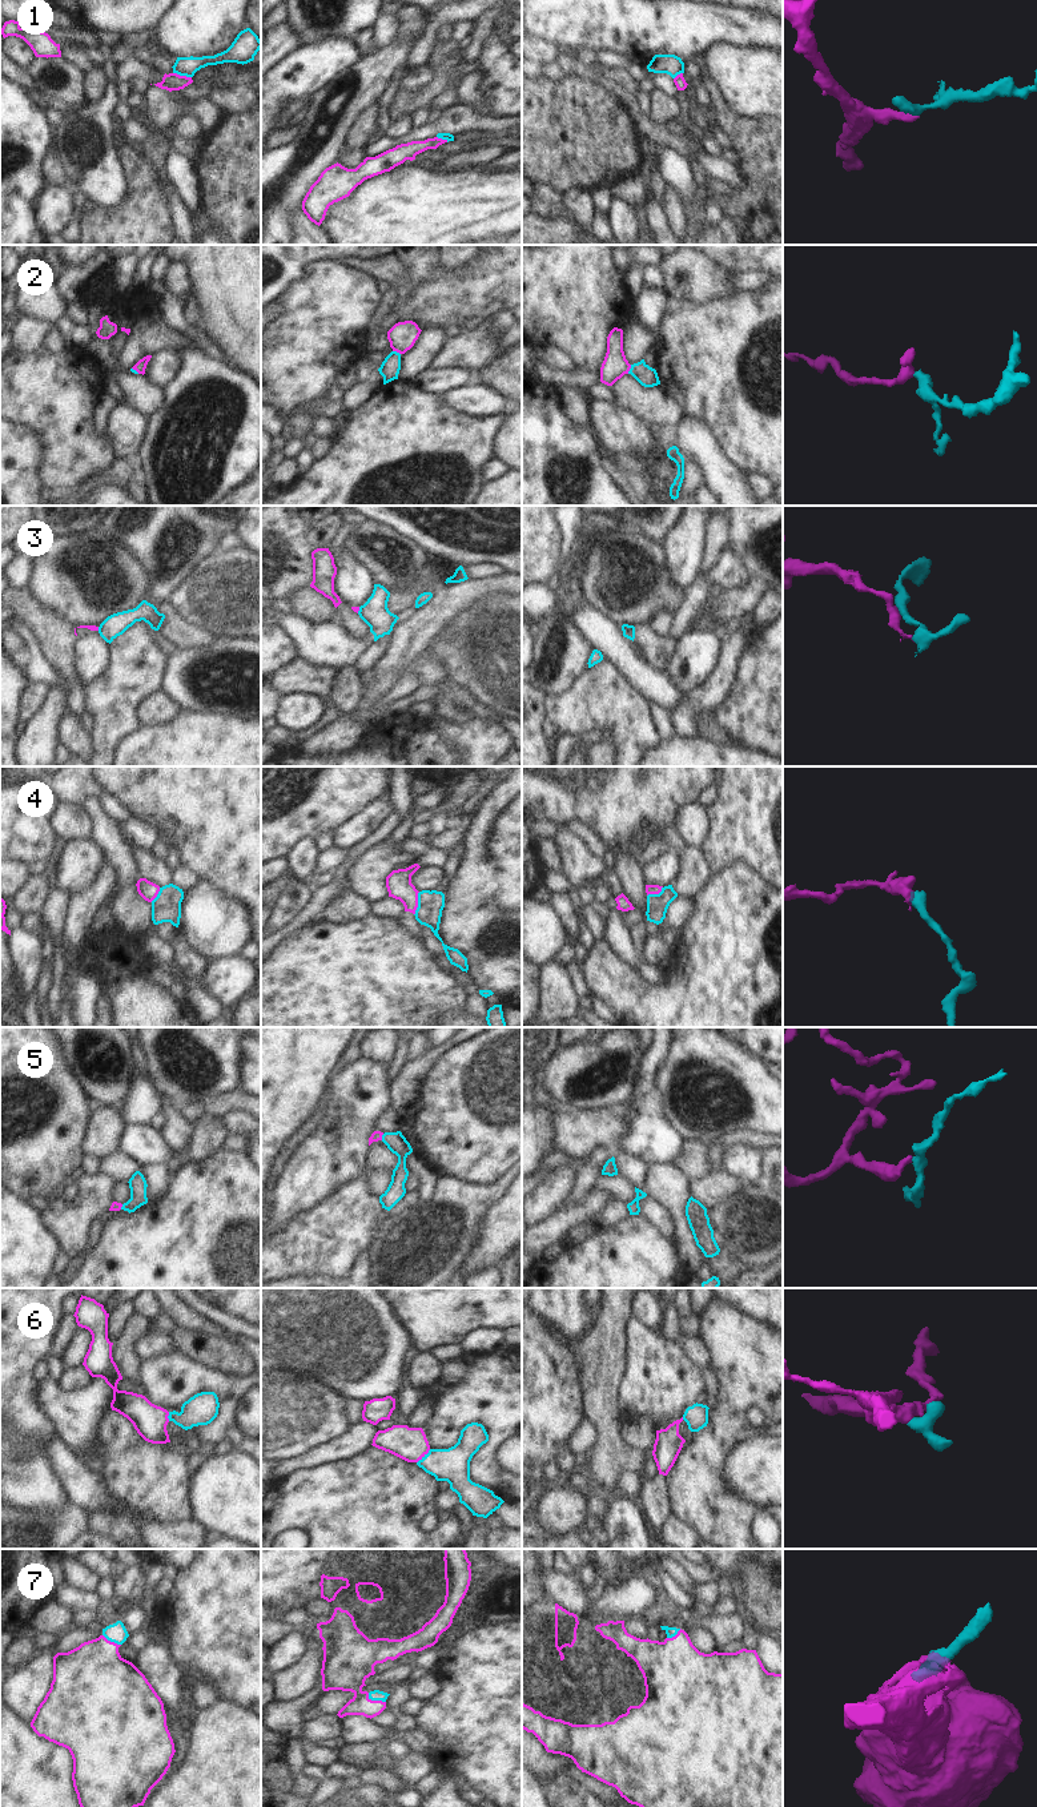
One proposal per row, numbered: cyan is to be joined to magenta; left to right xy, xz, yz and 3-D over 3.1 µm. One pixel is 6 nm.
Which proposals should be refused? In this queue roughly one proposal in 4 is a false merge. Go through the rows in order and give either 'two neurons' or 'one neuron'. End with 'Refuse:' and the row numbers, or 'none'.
1: two neurons
2: one neuron
3: two neurons
4: two neurons
5: one neuron
6: one neuron
7: one neuron
Refuse: 1, 3, 4

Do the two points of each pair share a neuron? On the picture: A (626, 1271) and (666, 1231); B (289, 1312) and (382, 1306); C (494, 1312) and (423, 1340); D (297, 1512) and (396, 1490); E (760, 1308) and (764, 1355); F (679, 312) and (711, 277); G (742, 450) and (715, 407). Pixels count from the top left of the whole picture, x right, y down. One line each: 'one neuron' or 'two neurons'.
A: two neurons
B: one neuron
C: one neuron
D: one neuron
E: two neurons
F: two neurons
G: one neuron

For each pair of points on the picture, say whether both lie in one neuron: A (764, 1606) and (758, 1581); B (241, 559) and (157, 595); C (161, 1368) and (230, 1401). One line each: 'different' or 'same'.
A: same
B: different
C: same

